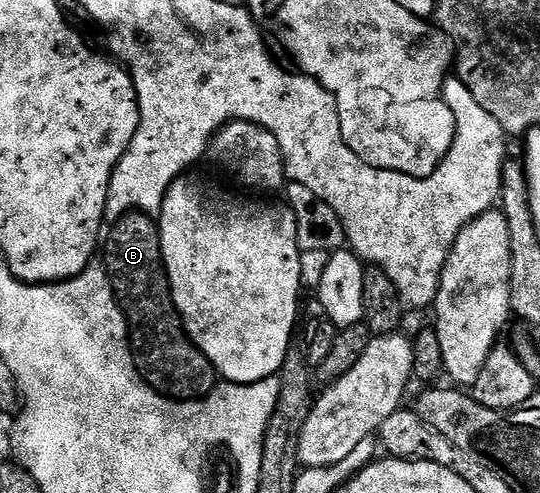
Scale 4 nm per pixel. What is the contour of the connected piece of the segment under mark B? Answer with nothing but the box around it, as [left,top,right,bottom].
[103,211,219,403]

